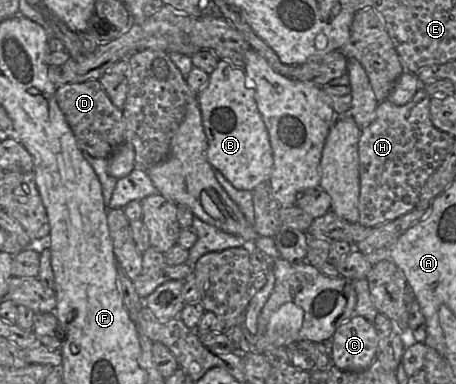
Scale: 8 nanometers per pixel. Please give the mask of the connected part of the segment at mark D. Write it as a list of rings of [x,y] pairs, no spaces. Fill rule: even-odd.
[[[99,80],[60,86],[55,98],[82,151],[94,158],[108,159],[124,143],[122,111],[111,102]]]

